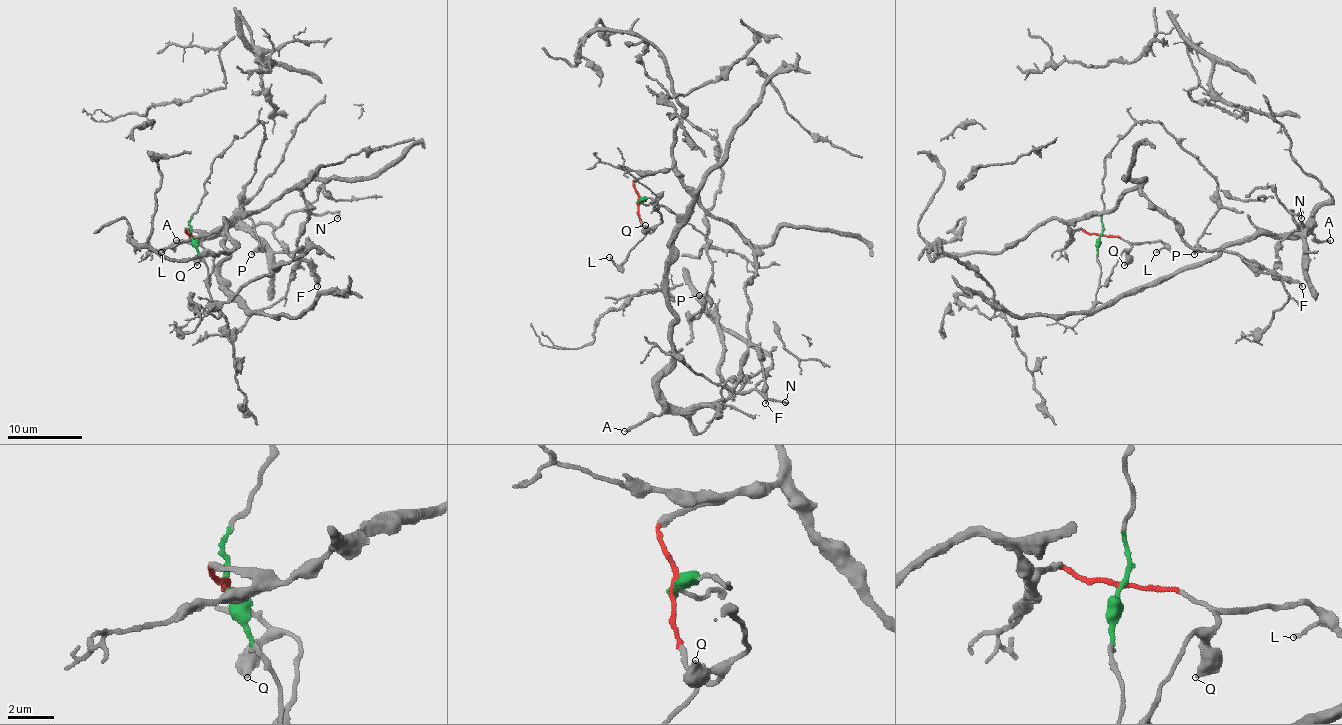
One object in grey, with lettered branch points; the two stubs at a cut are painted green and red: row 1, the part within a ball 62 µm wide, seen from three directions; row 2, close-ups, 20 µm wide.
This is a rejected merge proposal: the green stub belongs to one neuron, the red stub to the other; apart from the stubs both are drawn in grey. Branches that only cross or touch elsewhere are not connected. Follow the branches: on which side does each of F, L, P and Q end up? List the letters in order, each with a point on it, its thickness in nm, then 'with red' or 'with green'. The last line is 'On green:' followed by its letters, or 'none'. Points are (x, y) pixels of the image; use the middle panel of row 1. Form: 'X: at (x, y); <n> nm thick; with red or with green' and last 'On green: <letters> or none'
F: at (765, 403); 180 nm thick; with red
L: at (609, 257); 150 nm thick; with red
P: at (699, 295); 260 nm thick; with green
Q: at (645, 225); 460 nm thick; with red
On green: P

